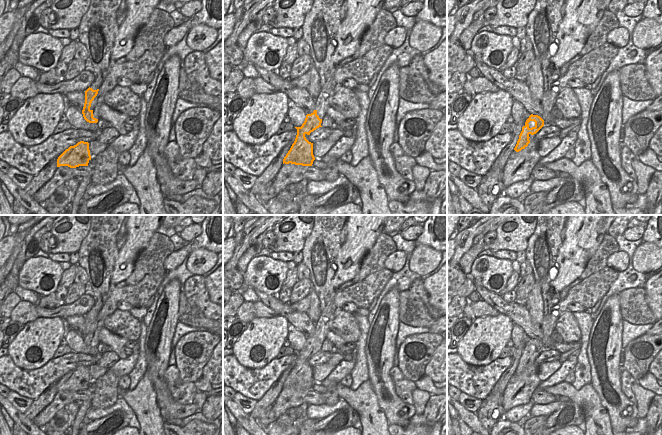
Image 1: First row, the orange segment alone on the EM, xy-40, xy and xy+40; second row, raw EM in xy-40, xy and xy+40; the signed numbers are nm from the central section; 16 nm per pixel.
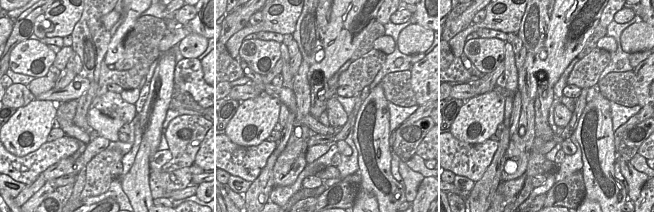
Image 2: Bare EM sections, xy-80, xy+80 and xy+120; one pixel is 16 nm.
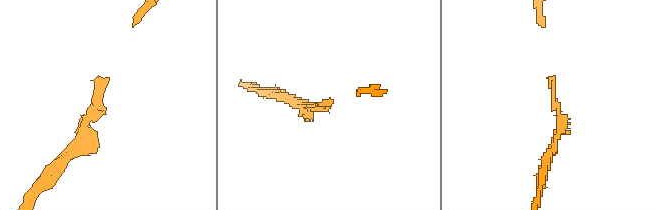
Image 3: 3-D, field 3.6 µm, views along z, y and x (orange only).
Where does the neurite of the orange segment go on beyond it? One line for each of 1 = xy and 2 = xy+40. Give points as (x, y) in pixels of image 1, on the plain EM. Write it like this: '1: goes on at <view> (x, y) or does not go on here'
1: does not go on here
2: does not go on here

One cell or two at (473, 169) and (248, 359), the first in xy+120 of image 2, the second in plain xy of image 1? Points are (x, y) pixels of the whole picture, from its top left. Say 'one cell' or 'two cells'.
two cells

